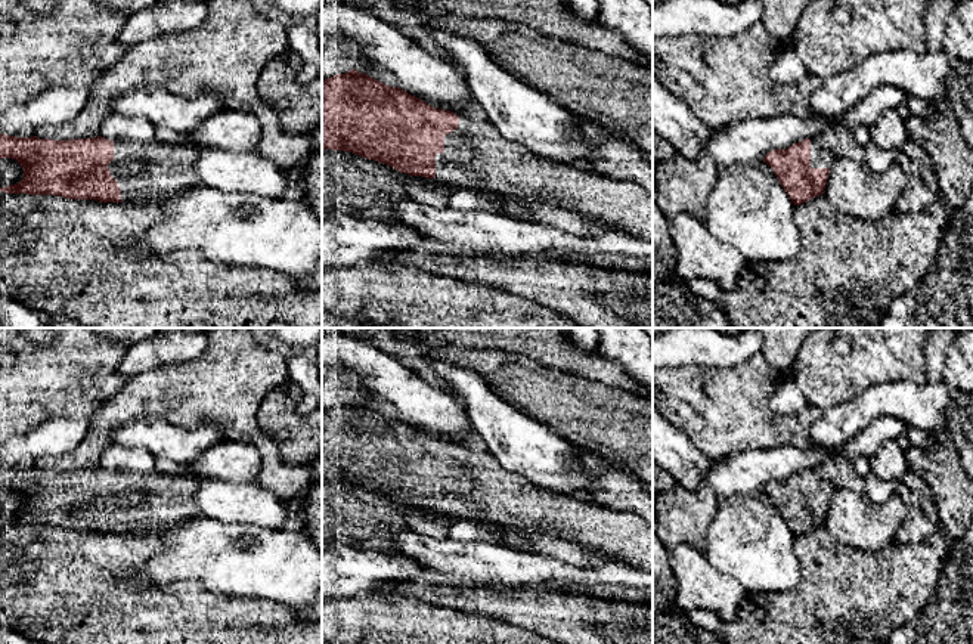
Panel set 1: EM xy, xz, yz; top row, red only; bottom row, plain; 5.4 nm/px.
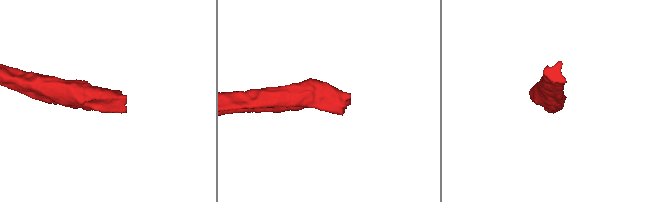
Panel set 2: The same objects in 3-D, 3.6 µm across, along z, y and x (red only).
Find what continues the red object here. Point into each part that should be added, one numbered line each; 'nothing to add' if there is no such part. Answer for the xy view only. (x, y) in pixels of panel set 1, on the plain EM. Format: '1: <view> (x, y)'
1: xy (145, 502)

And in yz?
1: yz (820, 489)

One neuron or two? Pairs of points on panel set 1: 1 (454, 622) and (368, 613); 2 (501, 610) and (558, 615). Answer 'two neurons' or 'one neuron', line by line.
1: one neuron
2: one neuron

